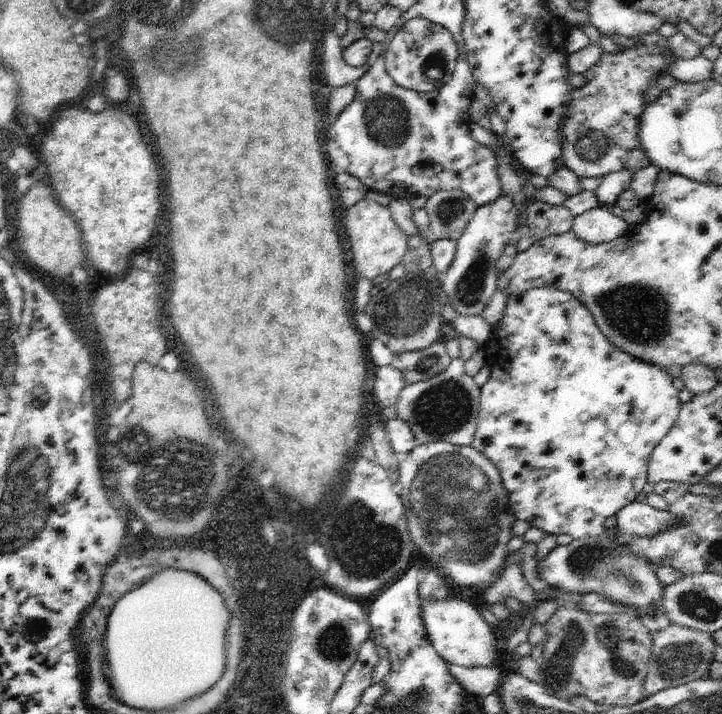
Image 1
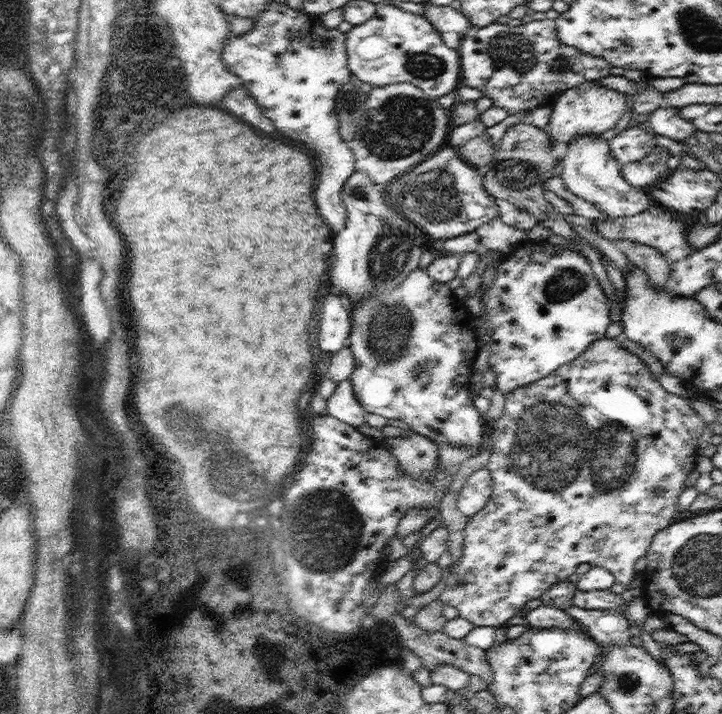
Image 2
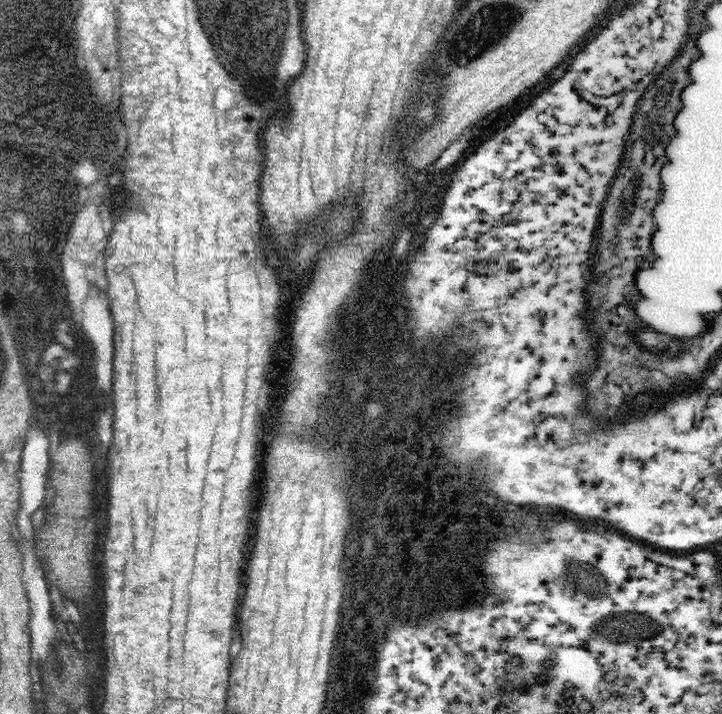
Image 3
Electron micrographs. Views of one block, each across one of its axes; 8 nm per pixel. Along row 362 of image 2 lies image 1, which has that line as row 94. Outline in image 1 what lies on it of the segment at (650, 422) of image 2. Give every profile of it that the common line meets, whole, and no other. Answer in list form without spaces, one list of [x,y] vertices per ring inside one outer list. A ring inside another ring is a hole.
[[[657,32],[633,40],[637,40],[637,44],[631,48],[619,46],[619,50],[613,54],[601,54],[601,58],[581,74],[585,78],[585,84],[569,92],[569,120],[561,128],[563,134],[561,152],[563,152],[563,166],[575,172],[579,178],[605,178],[607,174],[621,172],[621,170],[637,172],[637,170],[645,170],[651,164],[637,136],[639,118],[647,108],[647,104],[643,102],[643,92],[651,86],[657,86],[659,76],[667,74],[669,68],[667,62],[675,62],[679,58],[675,58],[667,48],[669,40],[659,36]]]

